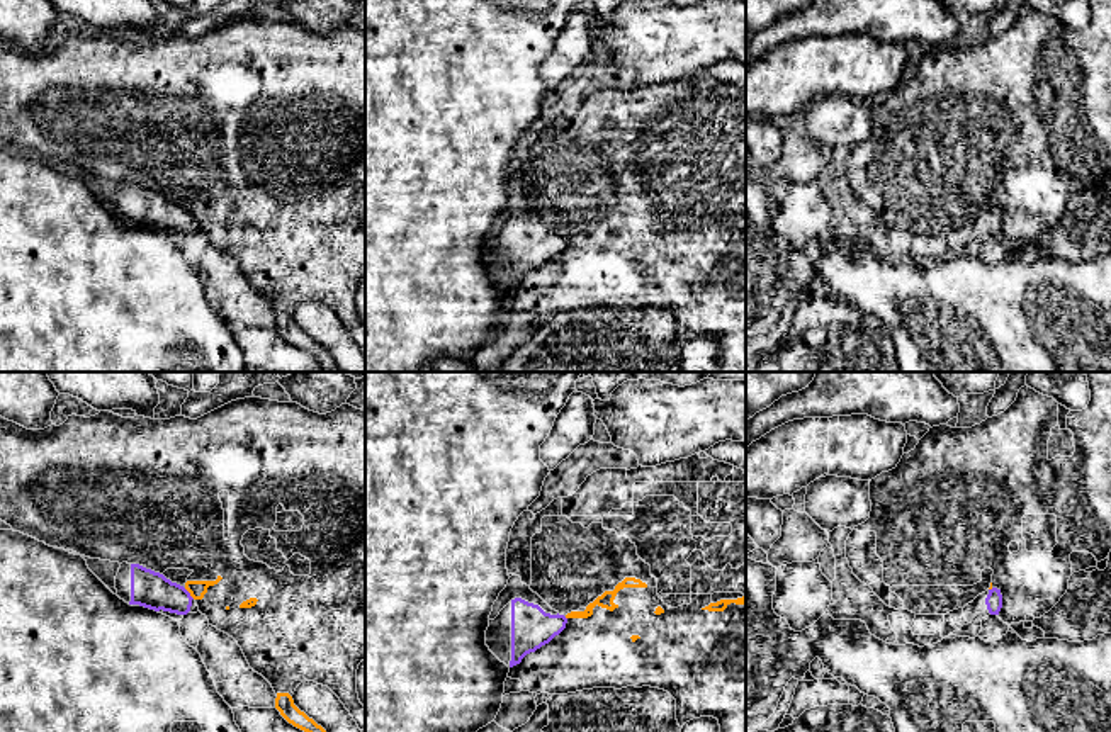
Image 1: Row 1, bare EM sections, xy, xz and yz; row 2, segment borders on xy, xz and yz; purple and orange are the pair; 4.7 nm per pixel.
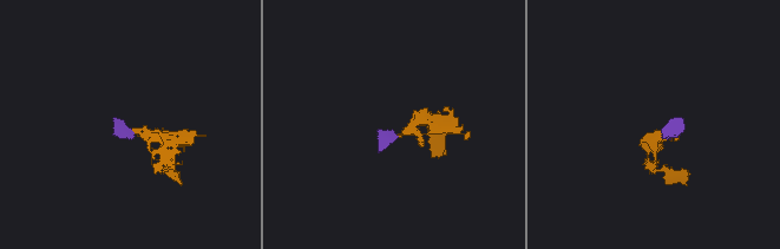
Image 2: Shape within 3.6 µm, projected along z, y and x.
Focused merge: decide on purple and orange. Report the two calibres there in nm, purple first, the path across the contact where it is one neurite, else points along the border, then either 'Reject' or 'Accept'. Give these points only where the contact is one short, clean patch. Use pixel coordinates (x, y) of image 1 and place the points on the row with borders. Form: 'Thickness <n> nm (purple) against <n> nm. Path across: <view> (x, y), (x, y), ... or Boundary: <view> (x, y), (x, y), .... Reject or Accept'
Thickness 180 nm (purple) against 80 nm. Boundary: xy (184, 588), (194, 598). Reject

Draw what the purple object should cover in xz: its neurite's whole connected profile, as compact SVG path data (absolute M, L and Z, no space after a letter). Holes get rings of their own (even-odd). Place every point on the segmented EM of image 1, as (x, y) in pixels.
M511 576L489 615L486 645L508 667L549 644L567 618L552 610L520 576Z

